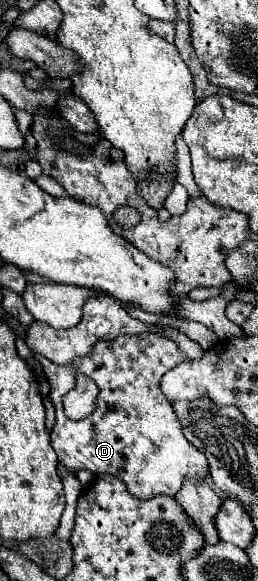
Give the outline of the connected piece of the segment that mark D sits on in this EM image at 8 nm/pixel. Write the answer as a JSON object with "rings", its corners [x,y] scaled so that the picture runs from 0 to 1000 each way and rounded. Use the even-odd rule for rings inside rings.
{"rings":[[[597,570],[380,587],[349,611],[248,632],[178,621],[163,611],[140,611],[140,618],[186,649],[194,687],[217,701],[217,731],[194,749],[202,773],[271,814],[333,807],[357,818],[442,818],[481,828],[519,855],[543,859],[574,859],[612,849],[674,855],[721,821],[798,821],[806,797],[791,780],[705,749],[705,731],[620,673],[628,645],[674,635],[674,628],[721,621],[705,604],[674,587],[643,583],[643,577]],[[295,642],[326,642],[388,670],[372,707],[310,725],[264,721],[240,704],[240,683],[295,666]]]}

